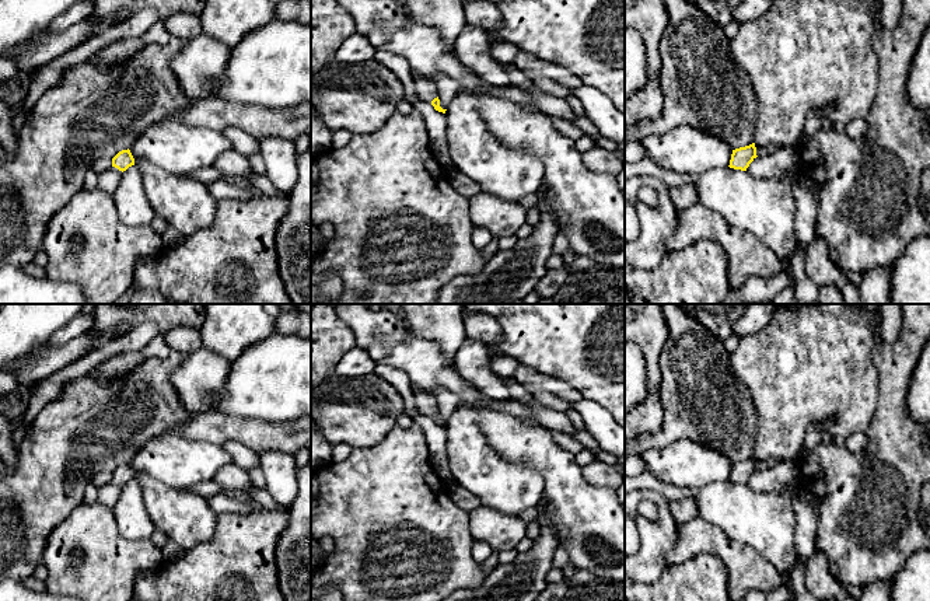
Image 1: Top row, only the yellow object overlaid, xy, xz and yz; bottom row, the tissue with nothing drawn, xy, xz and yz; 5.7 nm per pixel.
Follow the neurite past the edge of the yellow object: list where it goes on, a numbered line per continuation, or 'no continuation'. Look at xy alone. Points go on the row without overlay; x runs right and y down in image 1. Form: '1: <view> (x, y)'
1: xy (108, 495)

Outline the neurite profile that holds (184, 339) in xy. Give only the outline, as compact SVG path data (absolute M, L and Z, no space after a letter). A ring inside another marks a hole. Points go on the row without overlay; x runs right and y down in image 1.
M181 326L162 333L171 350L189 354L203 346L200 329Z

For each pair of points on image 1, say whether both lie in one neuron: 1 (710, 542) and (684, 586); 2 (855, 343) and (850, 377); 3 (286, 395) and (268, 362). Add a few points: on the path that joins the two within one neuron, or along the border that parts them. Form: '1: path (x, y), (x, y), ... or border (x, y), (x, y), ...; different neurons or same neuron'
1: border (672, 566), (701, 554), (713, 554), (729, 575); different neurons
2: path (850, 352), (850, 369); same neuron
3: path (286, 387), (286, 378), (276, 367); same neuron

